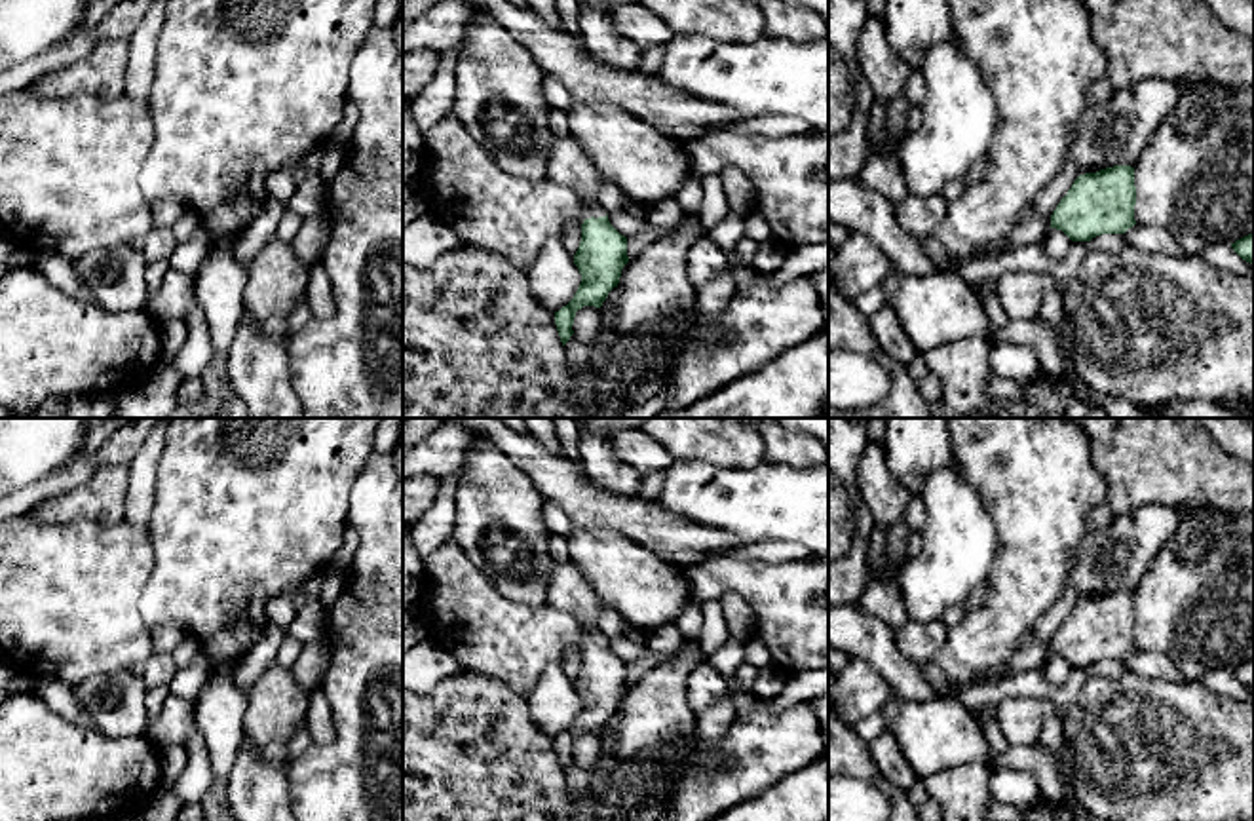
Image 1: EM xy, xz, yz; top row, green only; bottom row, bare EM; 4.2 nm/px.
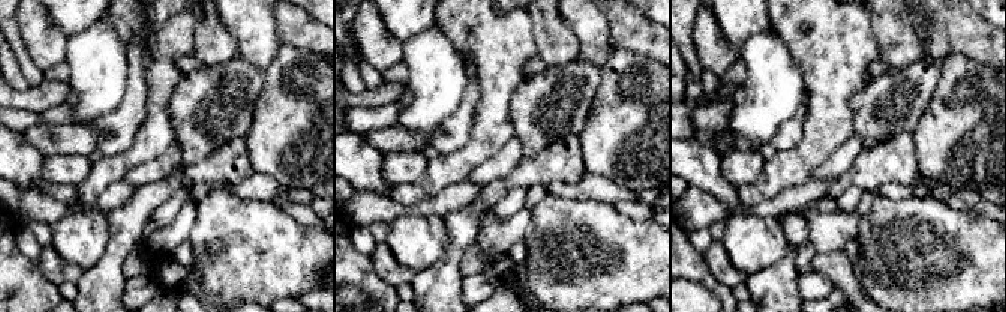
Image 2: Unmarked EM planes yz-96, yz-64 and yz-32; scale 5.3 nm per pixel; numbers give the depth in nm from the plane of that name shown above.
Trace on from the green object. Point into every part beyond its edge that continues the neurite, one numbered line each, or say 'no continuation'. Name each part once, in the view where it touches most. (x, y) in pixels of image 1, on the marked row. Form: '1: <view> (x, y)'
1: xz (588, 210)

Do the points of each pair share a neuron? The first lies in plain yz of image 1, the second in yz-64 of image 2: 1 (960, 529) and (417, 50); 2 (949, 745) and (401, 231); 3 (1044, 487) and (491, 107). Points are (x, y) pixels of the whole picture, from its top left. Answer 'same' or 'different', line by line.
1: same
2: same
3: same

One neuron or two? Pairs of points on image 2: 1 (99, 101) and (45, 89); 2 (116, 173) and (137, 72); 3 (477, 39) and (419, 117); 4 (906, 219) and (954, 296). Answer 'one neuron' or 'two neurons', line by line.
1: two neurons
2: two neurons
3: two neurons
4: one neuron

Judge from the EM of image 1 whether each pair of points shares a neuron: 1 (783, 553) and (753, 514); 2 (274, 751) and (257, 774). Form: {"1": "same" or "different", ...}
{"1": "different", "2": "different"}

